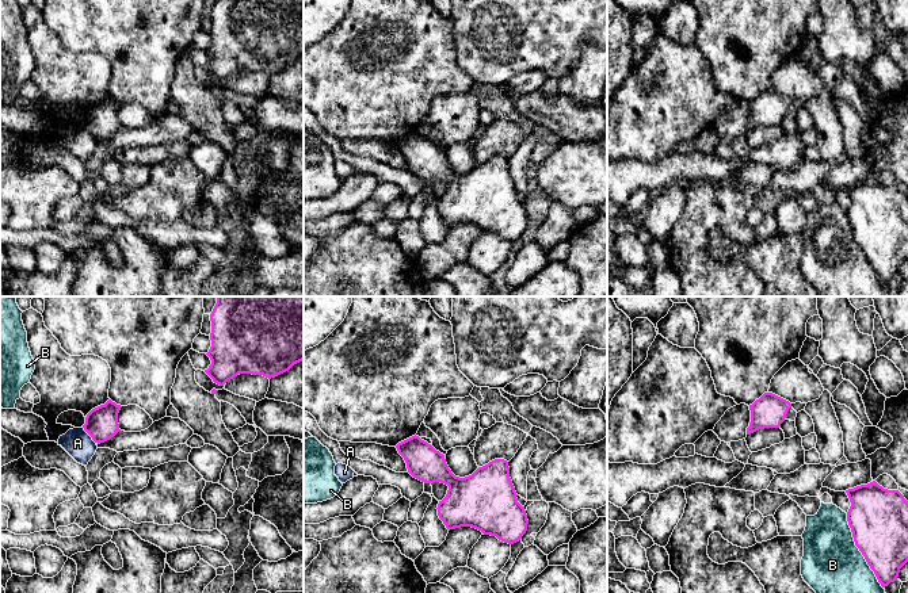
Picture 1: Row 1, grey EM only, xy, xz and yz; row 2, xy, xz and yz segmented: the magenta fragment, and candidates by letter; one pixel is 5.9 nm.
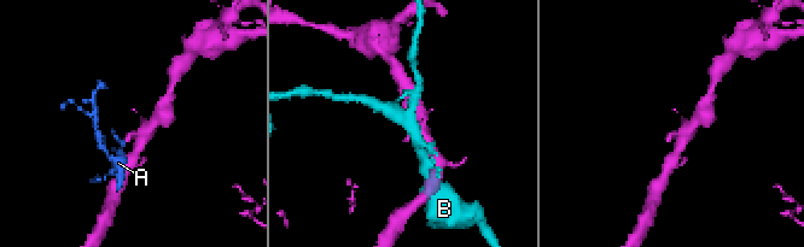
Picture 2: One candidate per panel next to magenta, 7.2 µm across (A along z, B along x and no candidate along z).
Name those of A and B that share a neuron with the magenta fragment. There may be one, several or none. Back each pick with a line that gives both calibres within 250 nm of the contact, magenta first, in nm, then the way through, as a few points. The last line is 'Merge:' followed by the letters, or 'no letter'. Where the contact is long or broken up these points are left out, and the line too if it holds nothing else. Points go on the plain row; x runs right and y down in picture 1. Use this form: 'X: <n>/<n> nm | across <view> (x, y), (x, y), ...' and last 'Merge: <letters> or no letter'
Merge: no letter

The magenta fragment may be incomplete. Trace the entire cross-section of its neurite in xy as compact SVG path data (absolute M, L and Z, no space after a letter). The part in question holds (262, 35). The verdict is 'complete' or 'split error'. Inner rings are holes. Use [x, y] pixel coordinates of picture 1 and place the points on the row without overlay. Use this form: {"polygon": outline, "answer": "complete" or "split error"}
{"polygon": "M215 0L210 18L211 61L205 69L220 83L239 70L271 76L304 57L304 0Z", "answer": "complete"}

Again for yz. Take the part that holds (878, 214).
{"polygon": "M875 177L846 187L851 203L847 218L855 242L865 253L882 284L894 279L908 259L908 198L899 187L888 187Z", "answer": "complete"}

